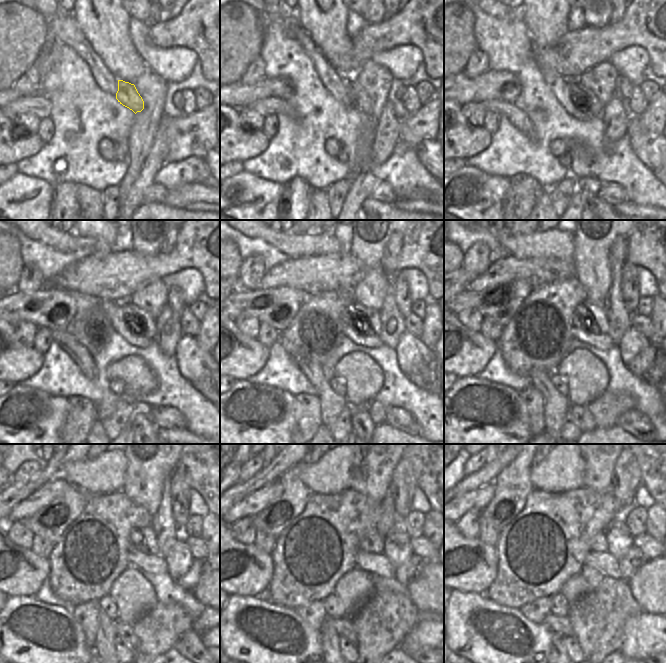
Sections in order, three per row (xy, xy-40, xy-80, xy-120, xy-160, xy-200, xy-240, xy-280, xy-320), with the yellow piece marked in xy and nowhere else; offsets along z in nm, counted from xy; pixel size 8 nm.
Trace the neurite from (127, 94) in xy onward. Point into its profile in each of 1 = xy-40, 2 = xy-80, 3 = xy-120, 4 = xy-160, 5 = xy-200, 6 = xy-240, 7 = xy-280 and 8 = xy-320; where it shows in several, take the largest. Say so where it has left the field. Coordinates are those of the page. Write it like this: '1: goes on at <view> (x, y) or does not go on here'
1: goes on at xy-40 (359, 100)
2: goes on at xy-80 (585, 101)
3: goes on at xy-120 (141, 322)
4: goes on at xy-160 (366, 320)
5: goes on at xy-200 (591, 317)
6: goes on at xy-240 (144, 540)
7: goes on at xy-280 (373, 542)
8: goes on at xy-320 (599, 543)

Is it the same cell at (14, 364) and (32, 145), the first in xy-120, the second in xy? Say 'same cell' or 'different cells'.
same cell

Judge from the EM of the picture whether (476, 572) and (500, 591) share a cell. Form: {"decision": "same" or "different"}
{"decision": "different"}

